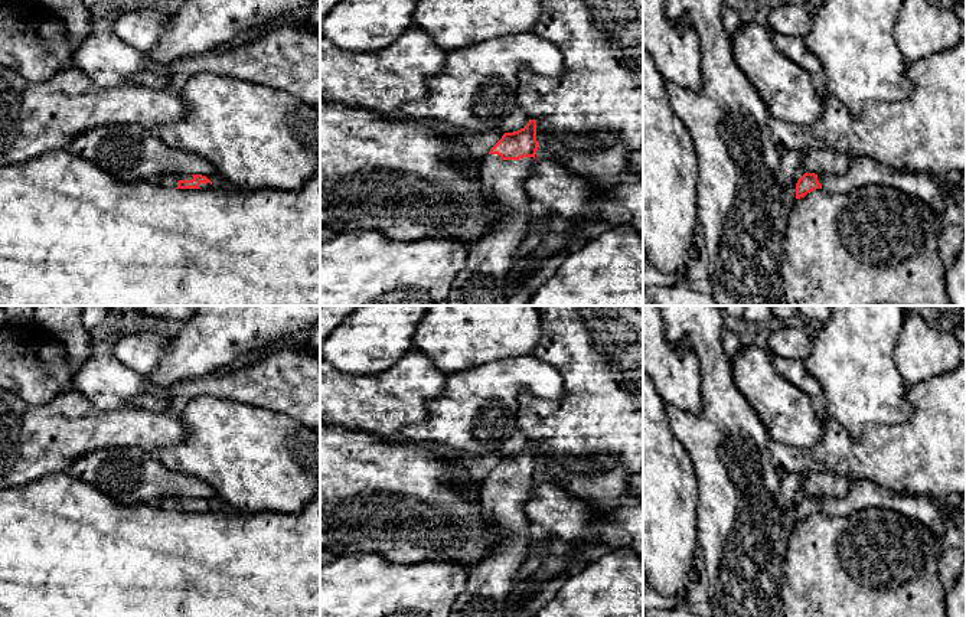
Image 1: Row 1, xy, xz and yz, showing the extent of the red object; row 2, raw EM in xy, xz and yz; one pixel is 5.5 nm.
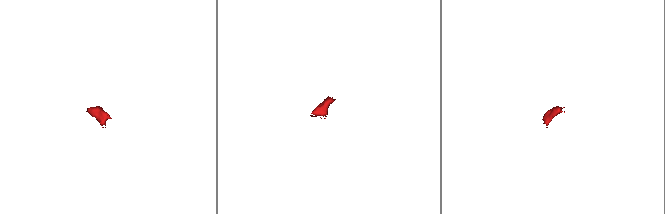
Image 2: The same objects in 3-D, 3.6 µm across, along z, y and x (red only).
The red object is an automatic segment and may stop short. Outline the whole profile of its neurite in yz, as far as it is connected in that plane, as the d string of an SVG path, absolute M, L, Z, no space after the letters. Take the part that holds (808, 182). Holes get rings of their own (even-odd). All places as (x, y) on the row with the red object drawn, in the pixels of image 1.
M852 156L849 167L843 174L805 173L796 183L796 199L816 189L823 189L829 193L848 193L867 185L895 187L921 199L940 215L944 210L943 190L946 187L966 190L966 174L960 172L949 174L916 173L891 169L874 159Z

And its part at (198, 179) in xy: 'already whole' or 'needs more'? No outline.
needs more

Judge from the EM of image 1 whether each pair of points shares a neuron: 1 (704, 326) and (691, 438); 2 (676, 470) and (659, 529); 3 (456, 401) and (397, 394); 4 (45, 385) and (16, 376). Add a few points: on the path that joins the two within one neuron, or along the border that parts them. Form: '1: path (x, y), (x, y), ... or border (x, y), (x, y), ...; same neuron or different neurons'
1: path (711, 353), (714, 361), (714, 411); same neuron
2: path (662, 485), (659, 487), (659, 515); same neuron
3: border (447, 375), (428, 415), (413, 425); different neurons
4: path (38, 378), (23, 376); same neuron

